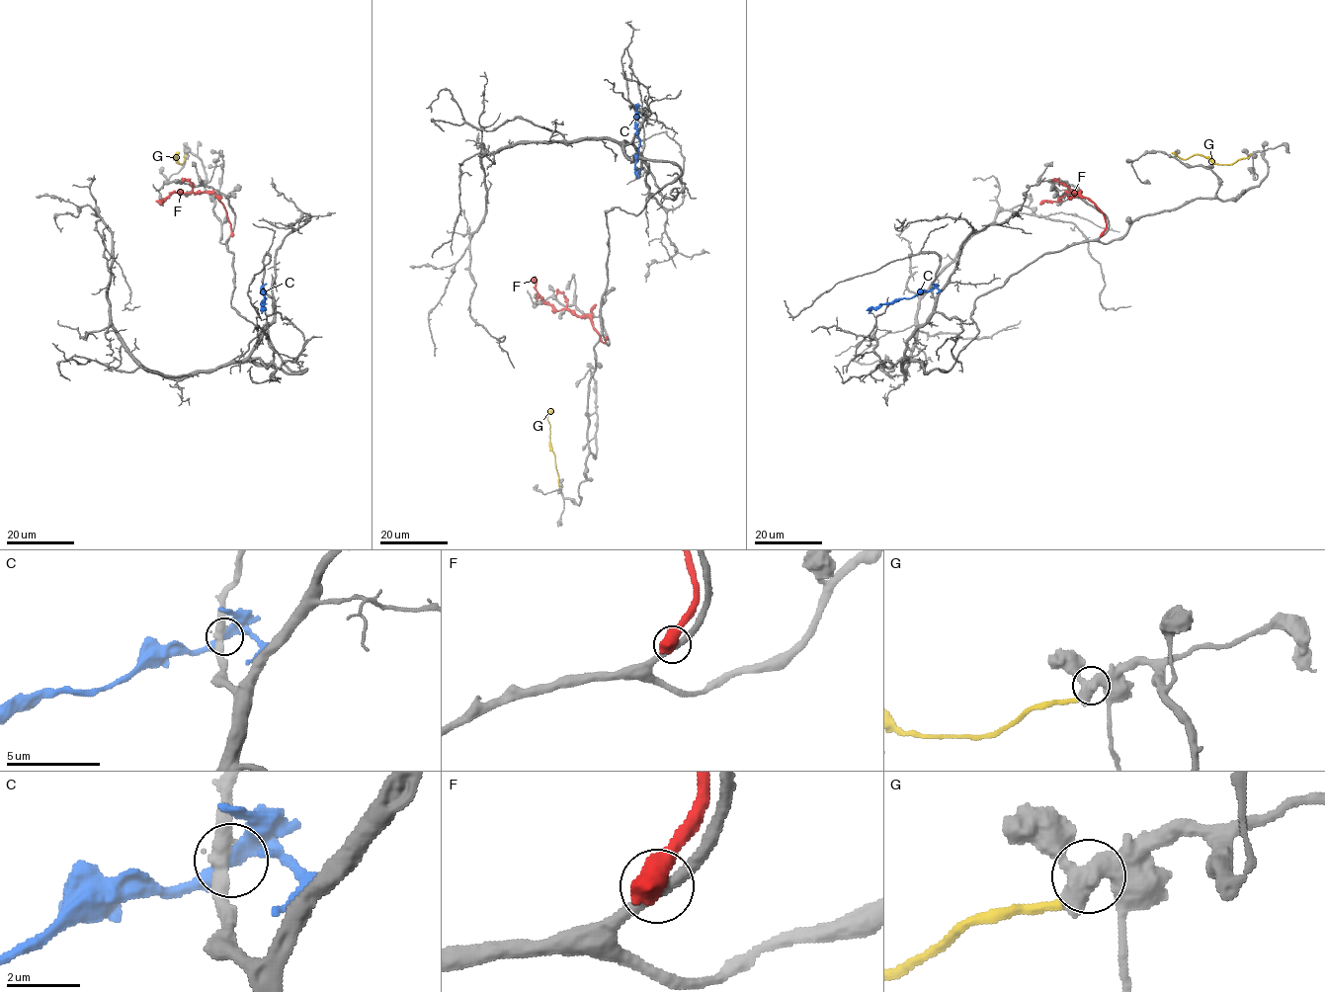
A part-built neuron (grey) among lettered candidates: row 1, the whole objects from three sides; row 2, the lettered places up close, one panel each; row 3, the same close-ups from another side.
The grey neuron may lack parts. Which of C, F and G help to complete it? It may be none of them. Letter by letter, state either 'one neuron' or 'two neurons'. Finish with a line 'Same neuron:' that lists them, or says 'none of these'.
C: two neurons
F: two neurons
G: one neuron
Same neuron: G

